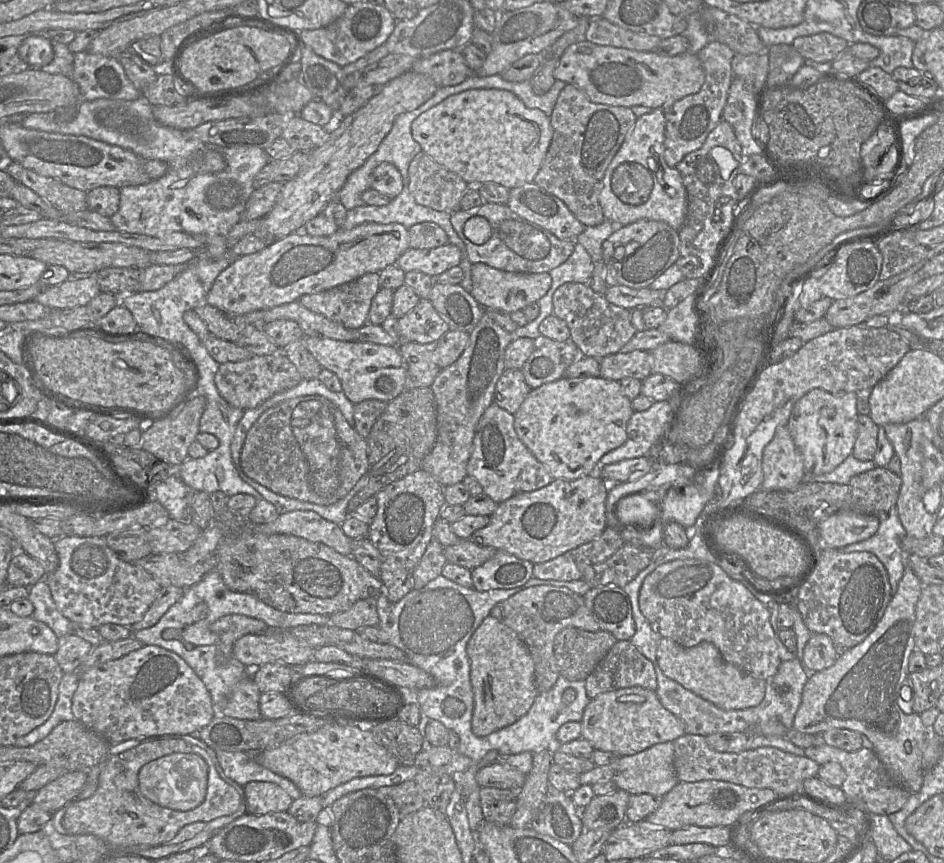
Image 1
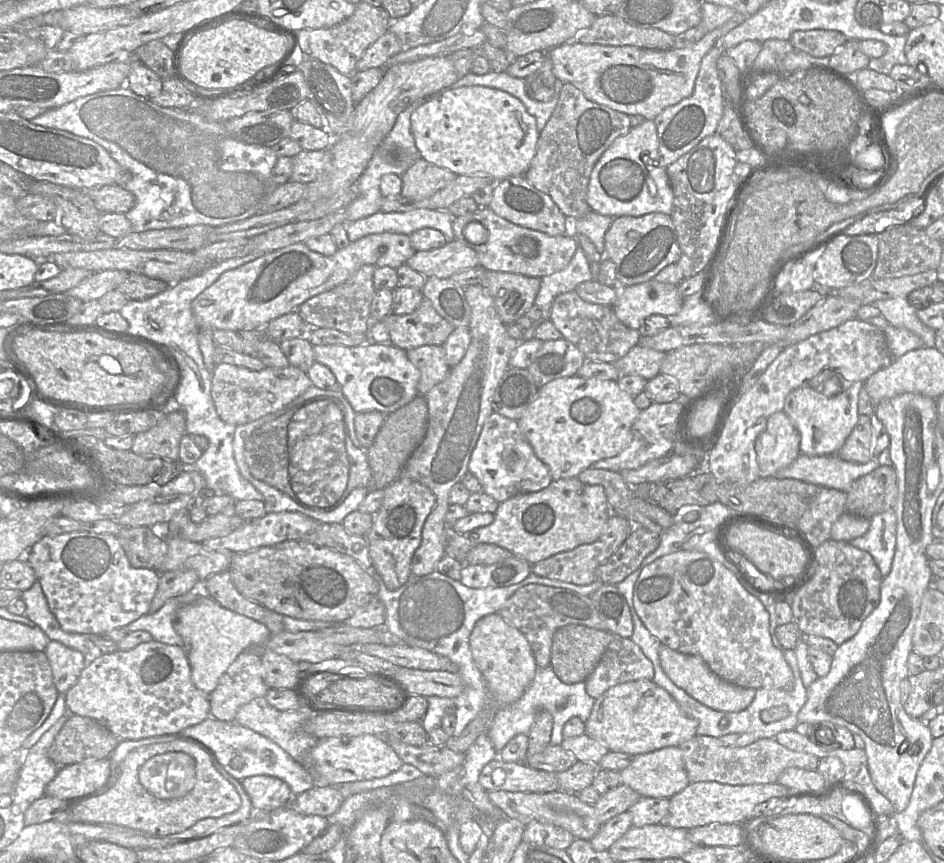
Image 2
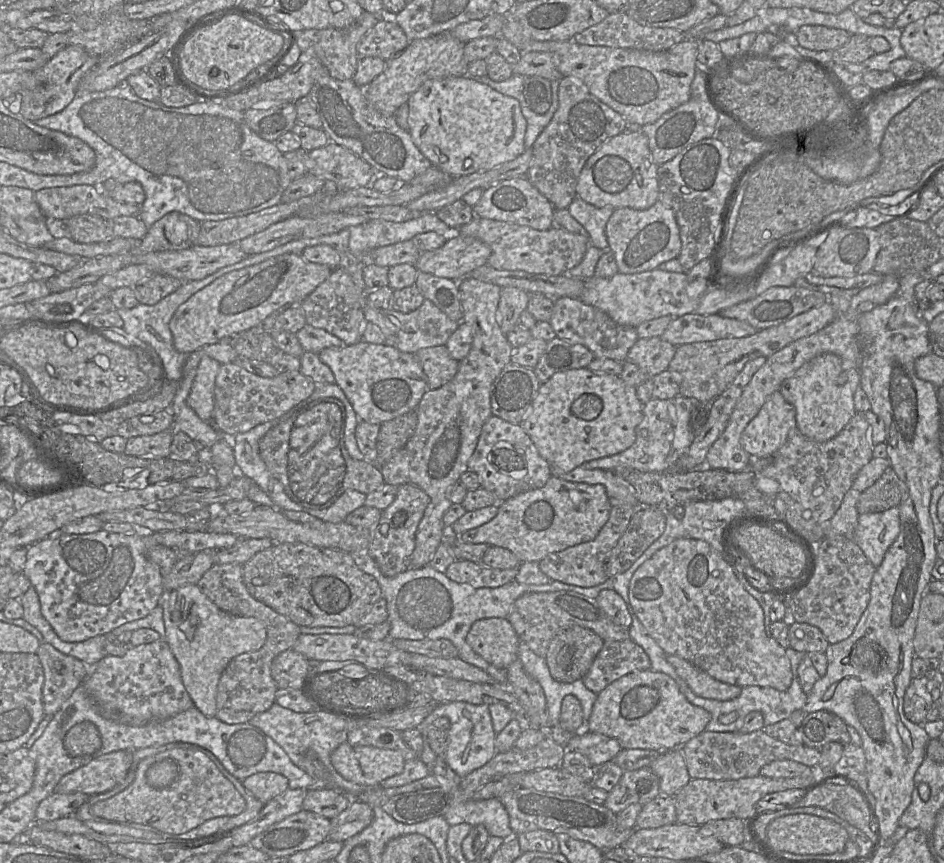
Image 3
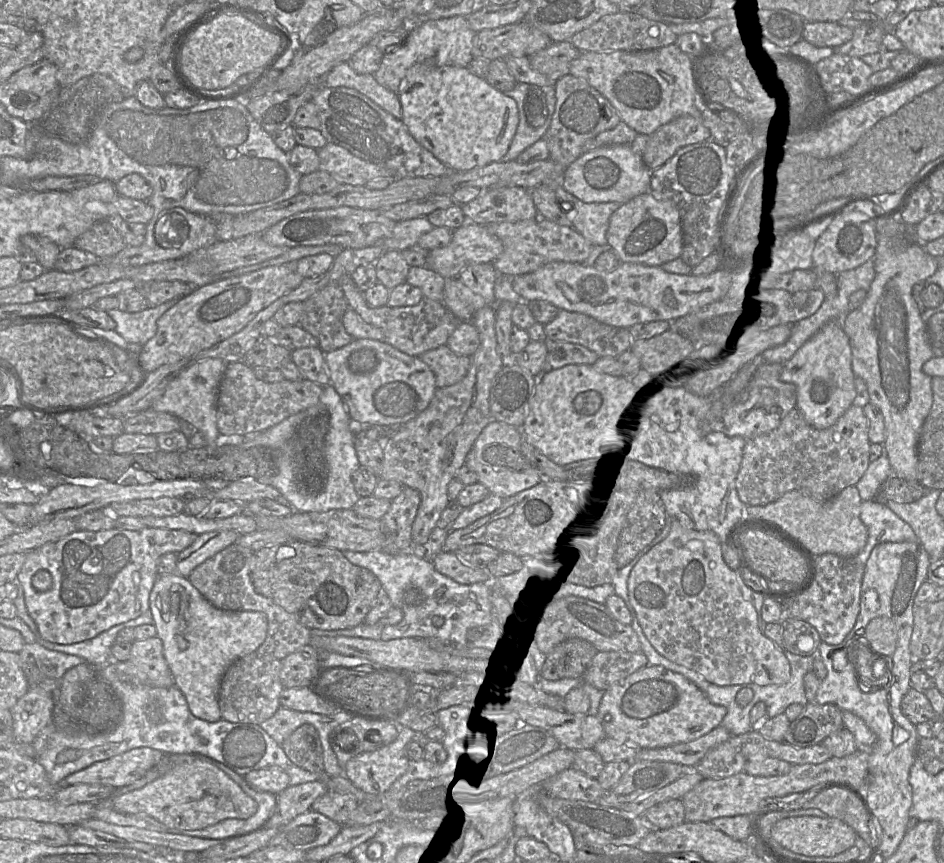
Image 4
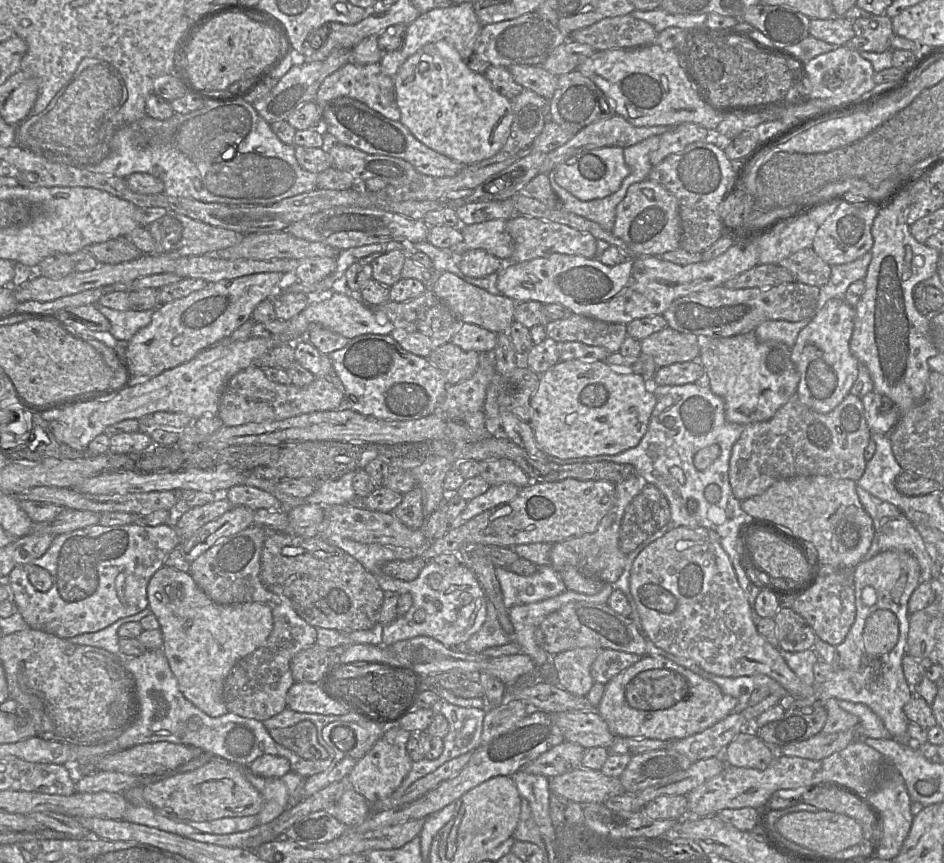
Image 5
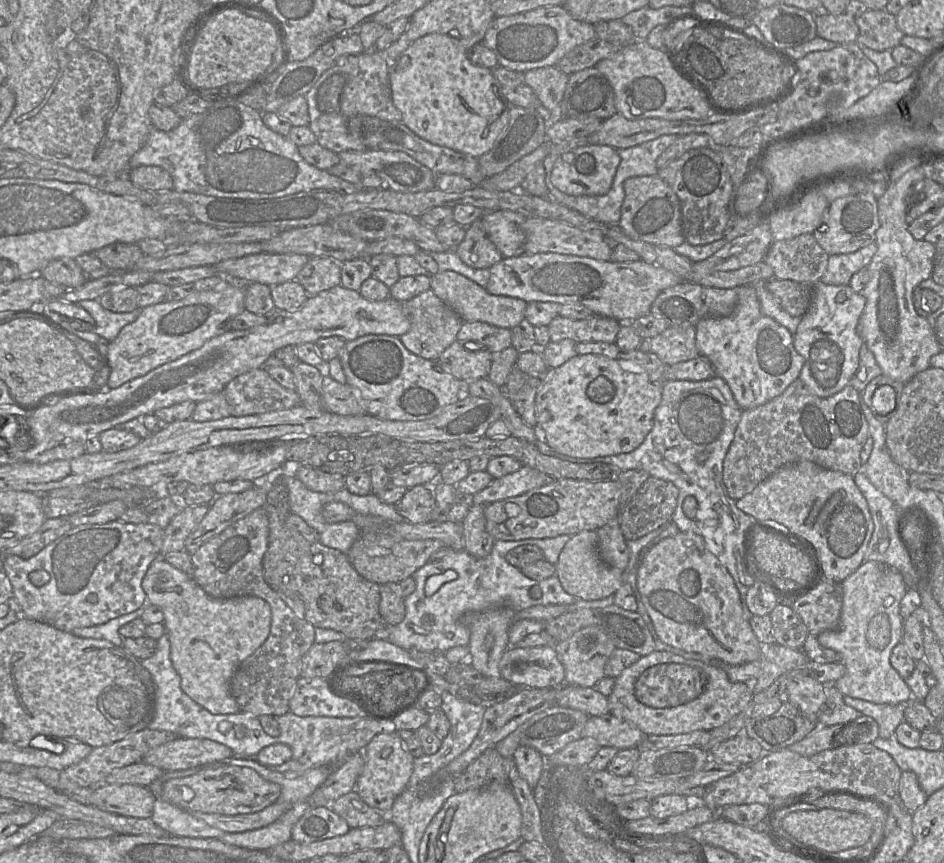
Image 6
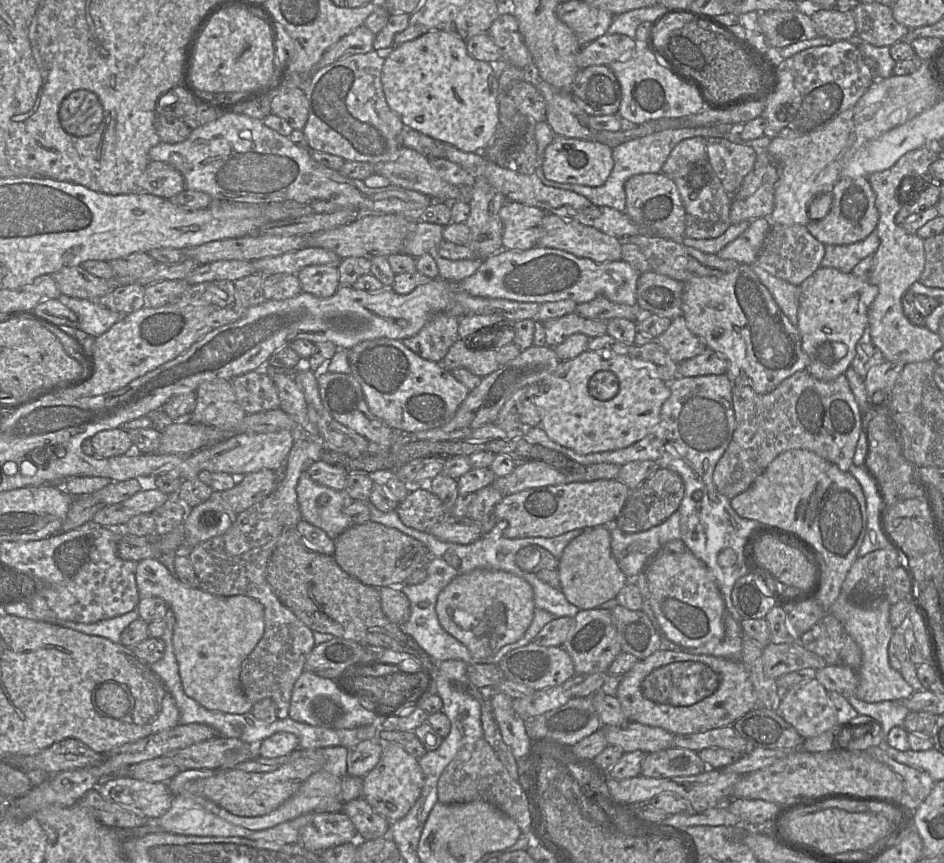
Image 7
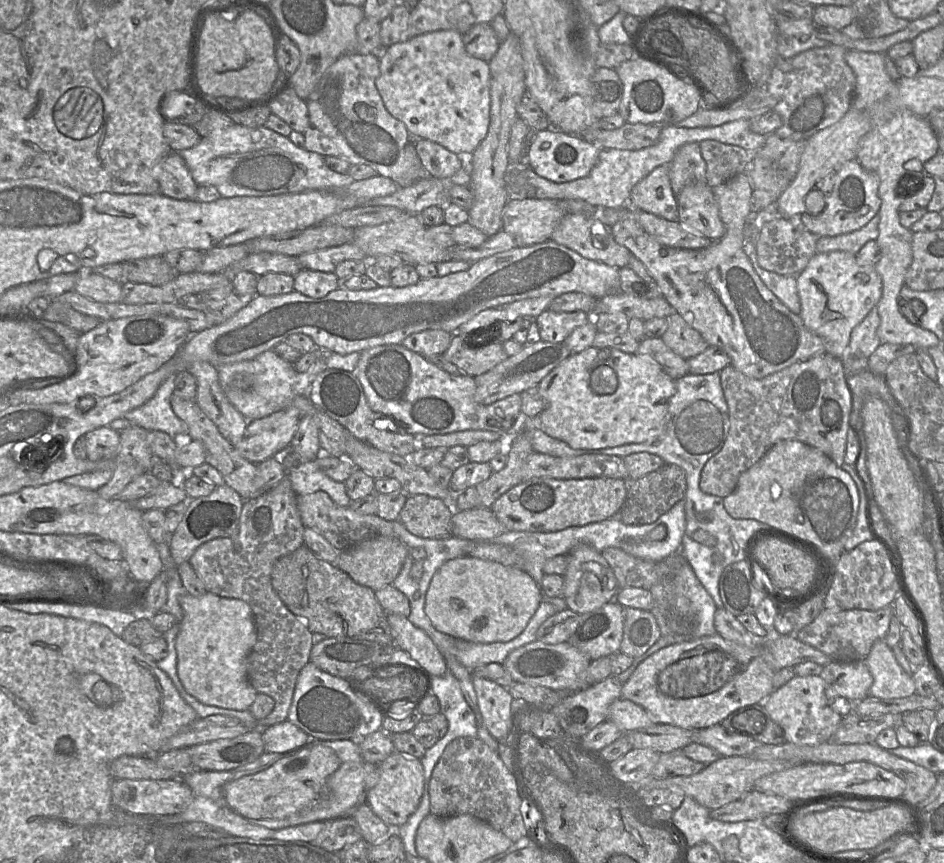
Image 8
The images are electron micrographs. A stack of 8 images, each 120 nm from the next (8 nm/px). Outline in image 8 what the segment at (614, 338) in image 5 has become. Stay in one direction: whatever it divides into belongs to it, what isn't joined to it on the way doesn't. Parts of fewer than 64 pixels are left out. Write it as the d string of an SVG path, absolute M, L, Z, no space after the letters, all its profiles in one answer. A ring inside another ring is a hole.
M543 311L535 322L539 327L541 340L551 343L563 343L577 327L592 319L593 313L583 311L555 312Z

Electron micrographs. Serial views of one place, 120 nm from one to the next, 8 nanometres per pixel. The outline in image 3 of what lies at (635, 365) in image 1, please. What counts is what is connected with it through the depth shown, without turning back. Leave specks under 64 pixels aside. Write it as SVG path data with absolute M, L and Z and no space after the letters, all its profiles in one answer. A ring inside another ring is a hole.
M661 337L639 338L630 349L626 360L654 377L668 370L677 348Z

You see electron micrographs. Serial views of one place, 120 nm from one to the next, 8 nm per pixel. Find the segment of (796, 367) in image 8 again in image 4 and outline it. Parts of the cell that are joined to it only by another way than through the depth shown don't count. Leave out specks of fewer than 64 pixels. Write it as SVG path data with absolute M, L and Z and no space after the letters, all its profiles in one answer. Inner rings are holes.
M852 404L834 425L819 430L812 427L798 407L792 409L779 427L753 439L746 439L741 467L735 485L739 499L747 506L766 505L785 493L799 490L817 501L828 501L843 489L854 486L870 463L869 421L862 407Z

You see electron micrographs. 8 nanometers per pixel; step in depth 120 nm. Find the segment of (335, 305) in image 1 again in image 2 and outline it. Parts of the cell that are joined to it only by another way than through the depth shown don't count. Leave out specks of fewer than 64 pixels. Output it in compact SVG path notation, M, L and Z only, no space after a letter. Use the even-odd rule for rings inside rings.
M364 265L336 287L302 303L298 311L308 328L330 328L354 336L368 336L371 325L371 302L375 294L373 274L376 266Z

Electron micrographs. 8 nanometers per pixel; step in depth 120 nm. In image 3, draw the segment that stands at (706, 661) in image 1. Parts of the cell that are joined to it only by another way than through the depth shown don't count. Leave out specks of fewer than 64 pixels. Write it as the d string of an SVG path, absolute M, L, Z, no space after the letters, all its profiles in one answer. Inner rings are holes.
M667 655L667 660L692 691L701 697L726 701L741 694L742 687L721 682L683 658Z

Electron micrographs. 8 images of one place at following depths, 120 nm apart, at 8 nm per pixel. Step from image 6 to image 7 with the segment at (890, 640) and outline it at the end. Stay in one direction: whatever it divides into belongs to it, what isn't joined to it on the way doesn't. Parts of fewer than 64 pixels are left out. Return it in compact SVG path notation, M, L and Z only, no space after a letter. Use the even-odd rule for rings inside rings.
M838 596L830 611L843 625L846 632L859 645L862 652L862 663L857 670L859 684L854 691L855 697L869 703L887 700L908 699L915 692L903 678L900 671L891 667L888 657L888 646L894 633L889 622L891 604L887 600L874 600L865 605L855 605L847 597Z

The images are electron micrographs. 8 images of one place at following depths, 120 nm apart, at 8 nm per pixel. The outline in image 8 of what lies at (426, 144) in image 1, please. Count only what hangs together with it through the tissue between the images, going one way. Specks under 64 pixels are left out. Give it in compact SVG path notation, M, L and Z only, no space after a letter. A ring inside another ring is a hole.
M455 30L425 33L385 48L380 54L376 88L387 111L403 122L413 139L427 139L449 151L471 157L486 137L490 123L490 69L488 62L469 55Z

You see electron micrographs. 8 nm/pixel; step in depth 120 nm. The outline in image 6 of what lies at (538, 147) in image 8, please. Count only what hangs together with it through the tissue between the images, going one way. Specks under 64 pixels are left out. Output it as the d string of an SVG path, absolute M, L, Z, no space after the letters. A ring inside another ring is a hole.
M579 146L557 158L550 179L552 184L565 194L571 196L601 196L611 189L619 163L618 151L611 146Z

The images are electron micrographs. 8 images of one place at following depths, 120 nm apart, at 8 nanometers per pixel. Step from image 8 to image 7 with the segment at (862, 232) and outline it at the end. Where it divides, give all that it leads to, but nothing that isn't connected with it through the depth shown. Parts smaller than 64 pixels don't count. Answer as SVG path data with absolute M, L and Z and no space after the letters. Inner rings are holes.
M875 229L867 238L853 244L825 245L821 266L851 273L862 259L875 254L879 244L880 239Z

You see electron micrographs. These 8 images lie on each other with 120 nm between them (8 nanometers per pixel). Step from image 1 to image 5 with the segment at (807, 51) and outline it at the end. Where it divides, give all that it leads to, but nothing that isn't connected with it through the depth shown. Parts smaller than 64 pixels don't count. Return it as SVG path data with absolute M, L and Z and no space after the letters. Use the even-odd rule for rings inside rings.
M845 16L811 19L809 34L811 37L836 46L844 46L855 36L853 22Z

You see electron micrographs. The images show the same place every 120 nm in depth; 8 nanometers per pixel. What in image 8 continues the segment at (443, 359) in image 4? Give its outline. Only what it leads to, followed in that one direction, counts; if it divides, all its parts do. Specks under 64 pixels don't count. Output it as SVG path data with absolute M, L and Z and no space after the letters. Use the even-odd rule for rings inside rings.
M453 333L450 346L443 357L455 364L464 374L476 377L494 368L507 359L503 343L488 344L484 347L467 345L472 343L460 335Z

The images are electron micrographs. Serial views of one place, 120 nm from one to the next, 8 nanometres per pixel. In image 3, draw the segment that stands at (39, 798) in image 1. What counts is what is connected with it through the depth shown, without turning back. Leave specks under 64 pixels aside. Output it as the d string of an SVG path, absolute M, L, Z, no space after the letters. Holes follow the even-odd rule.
M117 751L95 756L86 765L66 774L55 788L55 793L84 793L88 796L108 792L127 776L133 751Z

